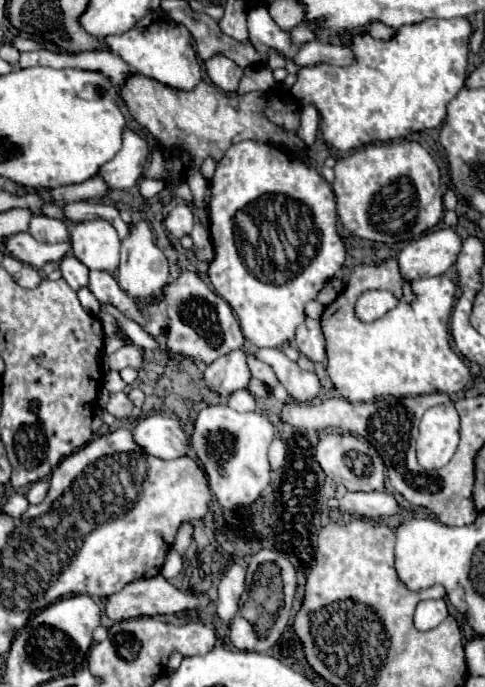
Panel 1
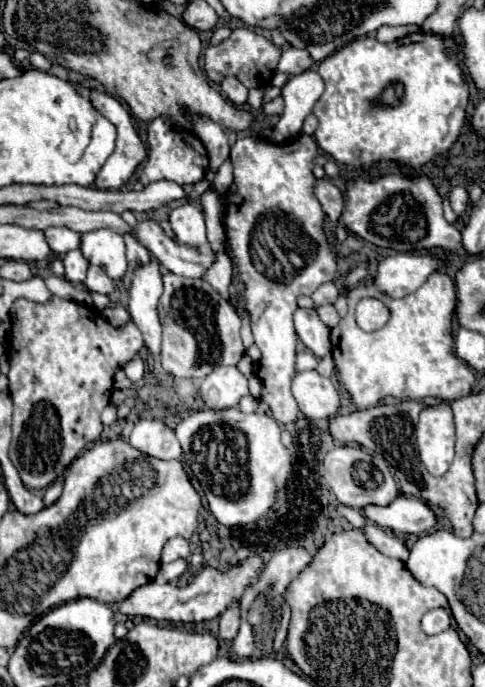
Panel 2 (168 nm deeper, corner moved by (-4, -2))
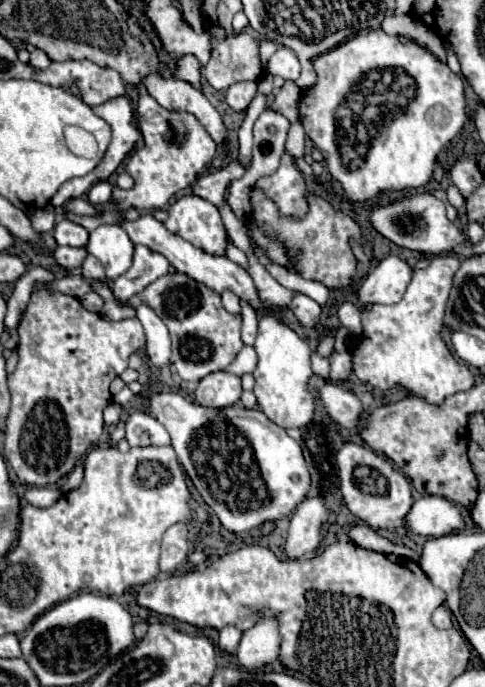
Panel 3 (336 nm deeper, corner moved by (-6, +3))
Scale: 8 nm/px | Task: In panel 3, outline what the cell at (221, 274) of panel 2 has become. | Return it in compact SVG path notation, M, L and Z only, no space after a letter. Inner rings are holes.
M224 291L224 293L222 293L222 303L224 303L224 309L226 309L228 313L240 315L240 299L238 299L234 293Z

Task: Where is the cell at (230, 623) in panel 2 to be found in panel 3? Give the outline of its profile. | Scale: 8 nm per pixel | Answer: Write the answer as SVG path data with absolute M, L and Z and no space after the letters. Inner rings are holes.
M224 627L220 631L220 641L218 641L218 647L226 653L234 653L238 649L238 643L240 643L240 637L242 633L236 629L236 627Z

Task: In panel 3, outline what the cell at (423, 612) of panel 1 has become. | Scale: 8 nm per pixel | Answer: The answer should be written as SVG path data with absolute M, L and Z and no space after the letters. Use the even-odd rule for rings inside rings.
M440 605L434 615L432 615L432 623L438 627L438 629L450 629L452 627L452 617L448 613L448 609L444 605Z

